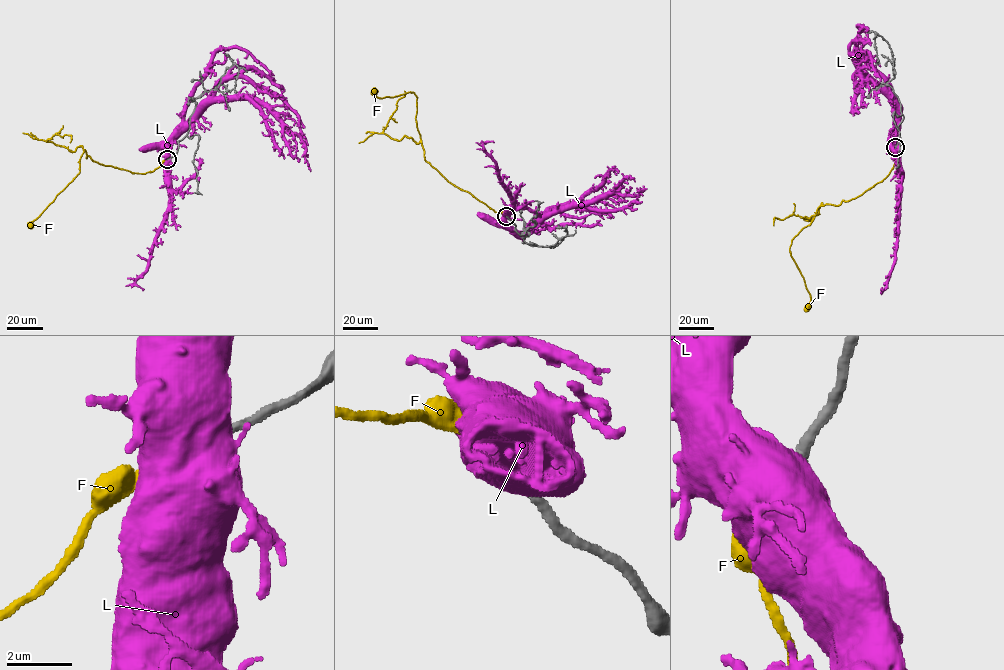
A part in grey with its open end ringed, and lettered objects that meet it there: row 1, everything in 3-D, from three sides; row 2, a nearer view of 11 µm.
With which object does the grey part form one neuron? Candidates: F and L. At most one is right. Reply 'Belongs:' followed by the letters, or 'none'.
Belongs: F

